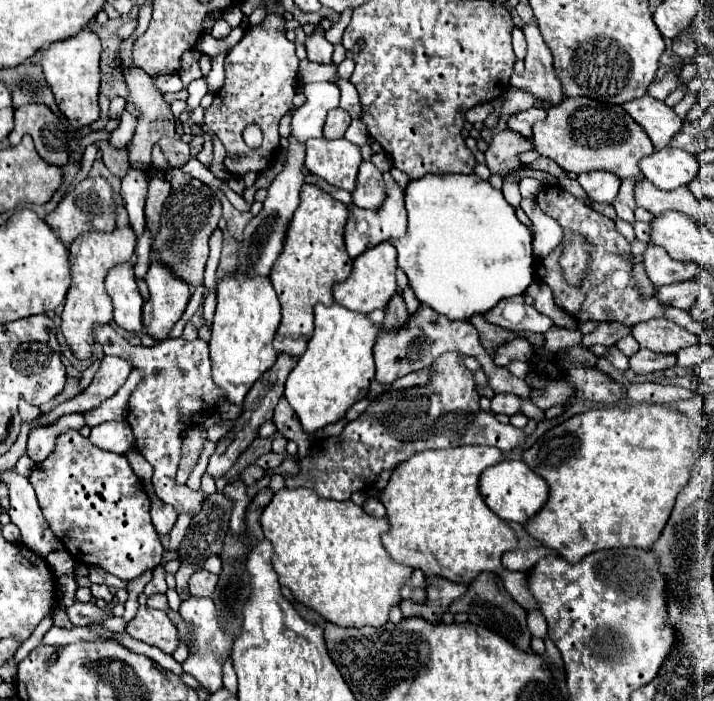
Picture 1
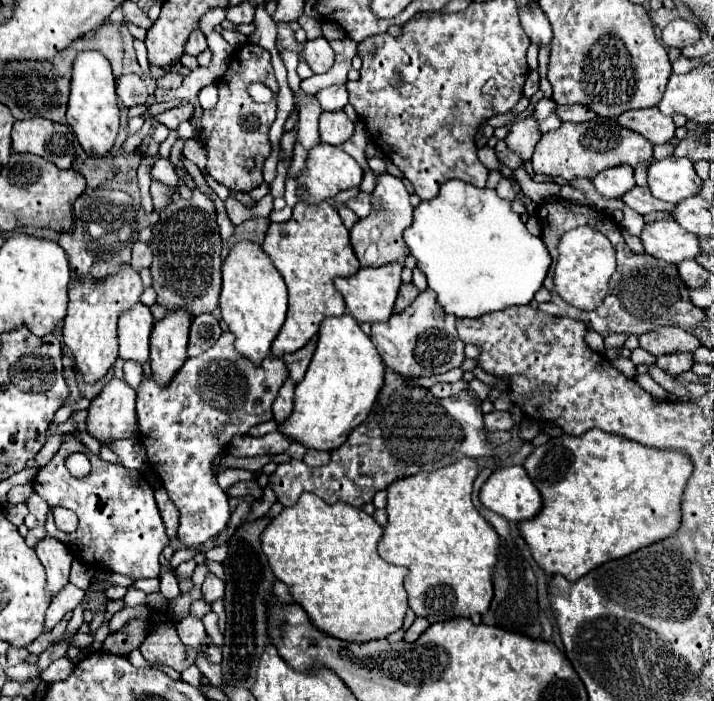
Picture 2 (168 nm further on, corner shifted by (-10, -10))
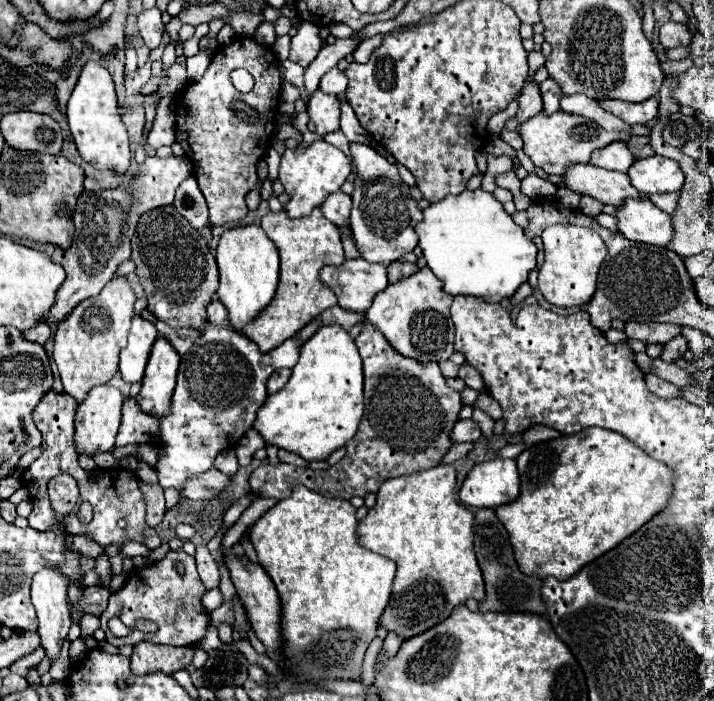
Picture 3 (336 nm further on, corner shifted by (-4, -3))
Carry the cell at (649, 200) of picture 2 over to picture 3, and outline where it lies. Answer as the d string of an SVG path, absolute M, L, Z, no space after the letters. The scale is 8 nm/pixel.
M590 162L570 164L562 178L562 186L578 192L580 196L590 196L602 204L620 206L626 198L642 198L642 194L634 190L626 174L610 172Z

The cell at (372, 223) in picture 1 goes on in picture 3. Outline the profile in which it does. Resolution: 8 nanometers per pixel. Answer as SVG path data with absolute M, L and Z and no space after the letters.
M350 144L350 160L356 166L356 176L352 180L354 206L350 216L356 246L364 260L388 266L416 248L418 236L414 232L414 224L422 220L422 210L410 196L410 188L400 178L398 168L380 156L374 148L366 144Z

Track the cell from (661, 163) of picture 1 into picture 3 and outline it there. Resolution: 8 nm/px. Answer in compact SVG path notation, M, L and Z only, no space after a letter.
M650 156L636 160L628 170L630 182L642 196L662 194L662 192L678 192L684 184L684 172L674 164L674 160L664 156Z

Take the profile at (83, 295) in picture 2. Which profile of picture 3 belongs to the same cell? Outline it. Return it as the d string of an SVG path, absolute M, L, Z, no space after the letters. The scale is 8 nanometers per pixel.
M114 278L98 296L80 302L74 312L58 324L52 354L64 384L64 392L70 394L76 404L80 404L94 386L106 384L118 374L118 352L126 346L130 320L136 314L134 302L136 294L128 280Z

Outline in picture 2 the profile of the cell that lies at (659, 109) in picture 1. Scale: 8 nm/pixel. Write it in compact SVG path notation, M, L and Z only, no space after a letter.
M658 107L626 111L618 117L618 123L632 131L640 131L640 135L644 135L652 145L668 143L676 131L672 117L662 115Z

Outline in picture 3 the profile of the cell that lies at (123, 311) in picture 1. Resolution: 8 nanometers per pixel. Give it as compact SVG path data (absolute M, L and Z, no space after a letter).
M134 316L128 336L128 346L120 352L120 374L124 382L136 384L142 380L156 338L158 334L154 324L144 320L142 316Z

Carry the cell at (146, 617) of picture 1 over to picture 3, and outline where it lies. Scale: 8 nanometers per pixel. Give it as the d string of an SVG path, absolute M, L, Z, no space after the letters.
M140 642L134 646L134 652L130 656L130 668L134 676L152 674L152 672L164 672L172 676L178 670L184 670L190 666L194 656L194 648L174 648L174 646L160 646L152 642Z

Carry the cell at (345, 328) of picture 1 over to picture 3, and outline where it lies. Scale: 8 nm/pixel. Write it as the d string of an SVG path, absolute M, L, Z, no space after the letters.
M332 324L322 326L304 346L298 364L286 386L268 394L258 410L252 428L280 450L294 452L304 460L326 460L334 450L342 448L358 430L362 404L362 360L350 334Z

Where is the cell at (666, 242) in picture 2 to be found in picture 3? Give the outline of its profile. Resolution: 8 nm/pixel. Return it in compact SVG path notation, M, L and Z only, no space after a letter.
M650 198L626 200L626 204L616 208L618 230L634 242L644 242L652 246L668 246L674 236L670 214L662 212L650 202Z

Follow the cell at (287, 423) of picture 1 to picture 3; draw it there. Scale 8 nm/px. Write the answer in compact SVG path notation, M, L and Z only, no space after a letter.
M282 368L282 370L274 370L272 372L272 376L270 376L270 380L268 380L268 394L274 394L274 392L278 392L286 382L288 382L288 378L290 378L290 370L288 368Z

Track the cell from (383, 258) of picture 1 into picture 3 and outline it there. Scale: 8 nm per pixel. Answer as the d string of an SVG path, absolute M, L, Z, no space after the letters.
M362 258L356 260L346 260L340 266L324 266L320 270L320 280L332 290L336 292L338 304L346 310L352 312L366 312L374 300L374 296L384 290L388 286L388 274L386 274L386 266L384 264L370 264Z

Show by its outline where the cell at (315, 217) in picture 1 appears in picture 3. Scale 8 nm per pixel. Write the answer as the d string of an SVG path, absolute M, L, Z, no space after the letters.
M314 208L310 216L304 218L288 218L284 212L268 212L262 218L262 228L270 236L270 240L278 246L280 252L280 282L274 294L274 300L266 306L266 312L246 328L246 336L258 344L260 352L270 352L280 346L290 336L298 334L310 320L322 314L326 308L336 304L334 292L324 286L318 278L322 266L342 264L344 250L338 228L324 218L320 208Z

